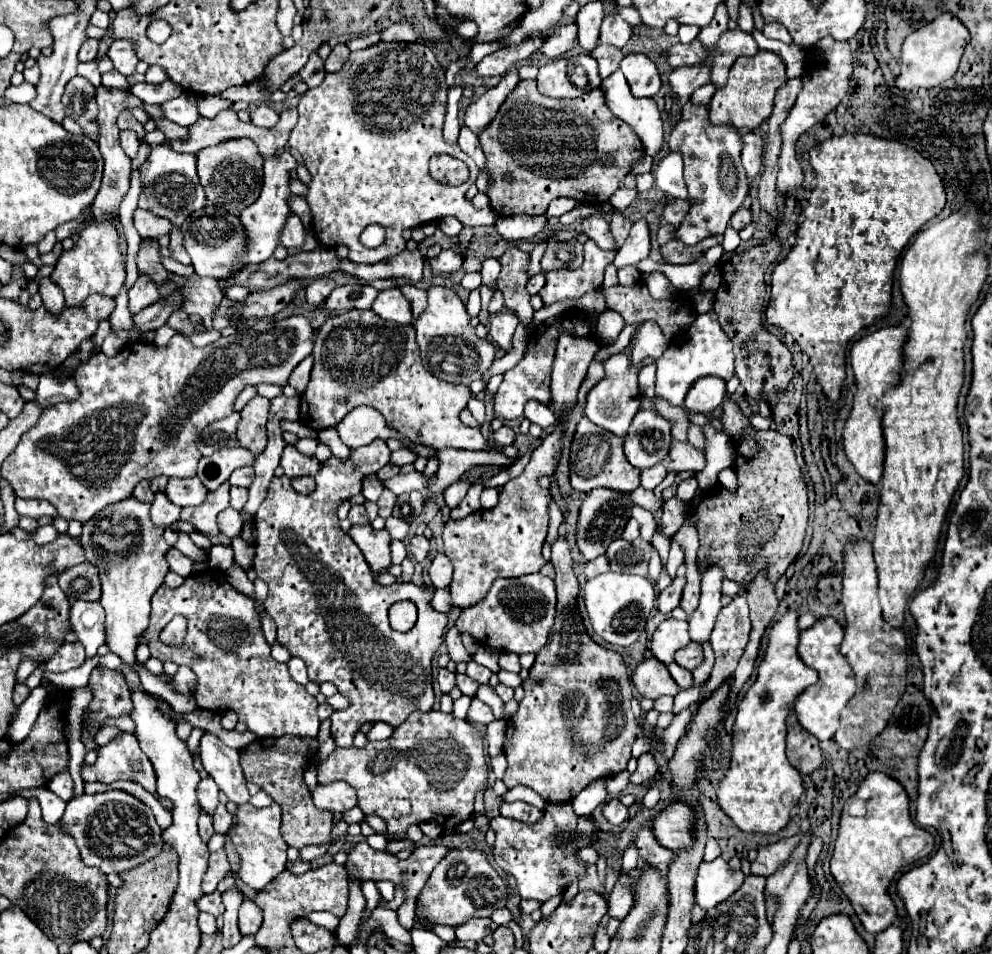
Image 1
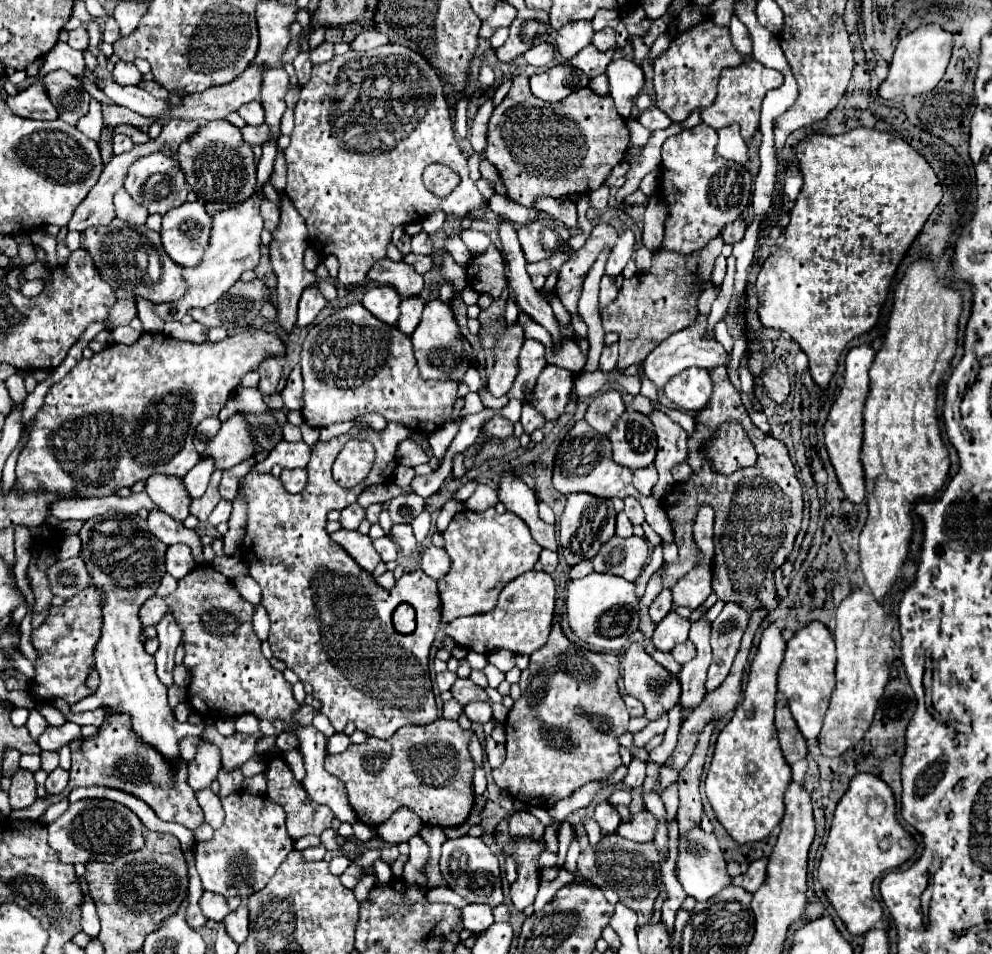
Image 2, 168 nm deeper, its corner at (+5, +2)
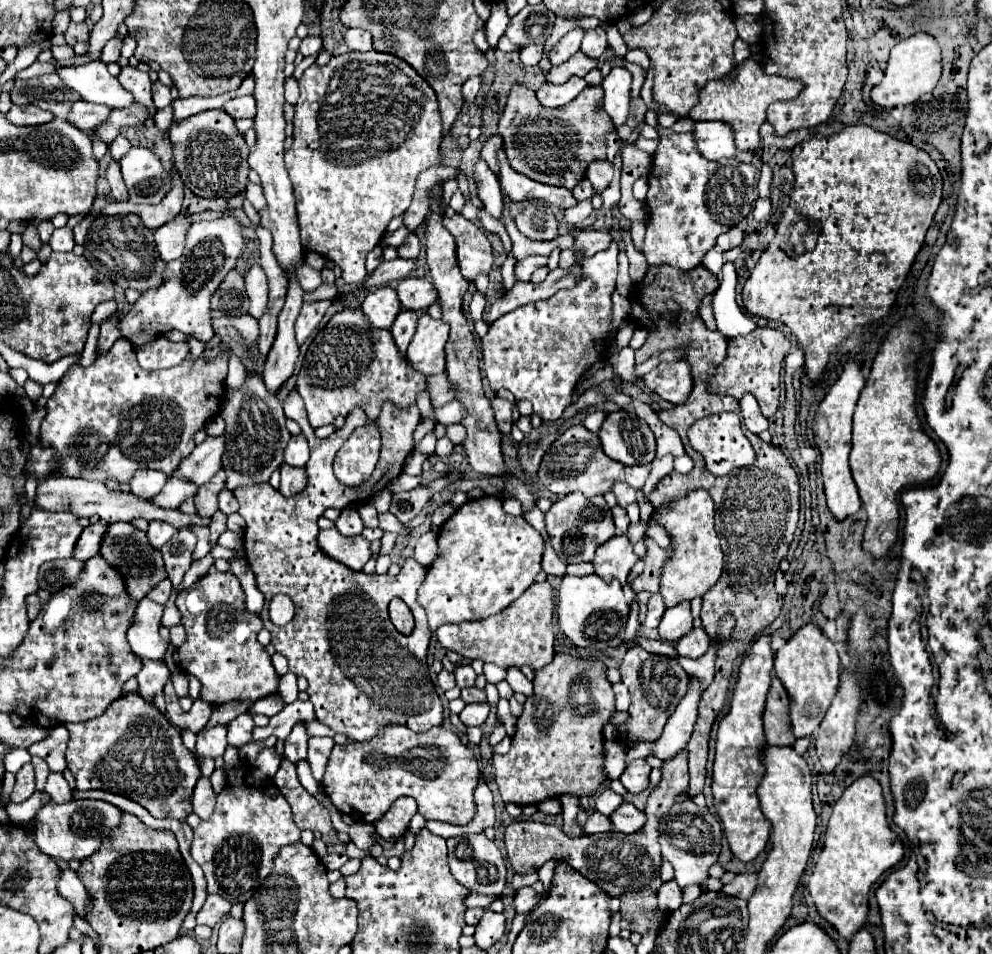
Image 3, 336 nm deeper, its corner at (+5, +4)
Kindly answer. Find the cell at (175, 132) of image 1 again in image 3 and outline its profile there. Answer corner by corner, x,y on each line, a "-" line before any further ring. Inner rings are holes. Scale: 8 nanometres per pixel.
72,102
70,114
68,114
68,122
72,126
76,126
78,130
88,132
90,128
96,128
98,124
102,124
102,120
106,120
106,116
110,114
112,108
106,106
98,106
98,104
84,104
84,102

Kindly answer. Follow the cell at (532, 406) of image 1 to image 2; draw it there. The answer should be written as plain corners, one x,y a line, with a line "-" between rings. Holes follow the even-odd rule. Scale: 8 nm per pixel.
524,402
524,404
522,404
520,422
522,422
522,426
524,426
524,432
526,432
526,434
532,434
534,430
542,428
546,420
542,418
542,414
538,414
538,410
536,410
530,402

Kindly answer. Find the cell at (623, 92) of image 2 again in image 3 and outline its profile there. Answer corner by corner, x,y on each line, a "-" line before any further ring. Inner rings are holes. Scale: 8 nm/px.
612,68
612,72
602,82
604,110
612,118
616,128
622,126
628,118
630,82
632,82
632,74
626,68

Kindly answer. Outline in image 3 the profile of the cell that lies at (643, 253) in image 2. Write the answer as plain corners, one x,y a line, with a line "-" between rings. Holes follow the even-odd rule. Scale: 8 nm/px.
632,220
630,222
630,234
632,234
632,240
634,240
634,246
640,250
642,248
642,236
644,236
646,228
644,228
644,222
642,220

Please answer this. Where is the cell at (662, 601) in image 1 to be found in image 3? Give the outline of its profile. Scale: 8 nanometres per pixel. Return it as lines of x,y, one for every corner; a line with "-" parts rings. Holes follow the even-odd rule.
652,594
650,600
648,600
648,614
646,614
644,626
646,626
646,628
658,628
664,610
666,610
666,606
664,606
662,596
660,596
660,594

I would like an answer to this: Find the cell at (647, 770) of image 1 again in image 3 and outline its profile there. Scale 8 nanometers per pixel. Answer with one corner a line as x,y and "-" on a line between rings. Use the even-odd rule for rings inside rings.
632,760
624,774
620,776
620,782
624,788
632,794
640,794
650,786
650,764
646,760

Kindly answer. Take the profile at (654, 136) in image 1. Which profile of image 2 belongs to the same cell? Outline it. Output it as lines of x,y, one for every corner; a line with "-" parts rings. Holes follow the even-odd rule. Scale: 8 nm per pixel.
606,74
592,78
592,80
590,80
590,84
588,84
588,88
592,88
598,96
608,96
610,86
608,86
608,78
606,78

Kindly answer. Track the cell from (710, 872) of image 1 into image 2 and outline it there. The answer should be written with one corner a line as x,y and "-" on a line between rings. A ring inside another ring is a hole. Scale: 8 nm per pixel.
694,828
690,834
686,834
686,838
680,838
676,866
678,866
678,882
682,884
686,894
692,896
696,902
706,902
732,884
732,876
726,872
726,860
720,852
716,836
704,834
702,828

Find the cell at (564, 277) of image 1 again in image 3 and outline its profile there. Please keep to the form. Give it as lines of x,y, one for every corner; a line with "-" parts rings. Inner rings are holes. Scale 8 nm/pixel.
528,256
520,262
516,262
514,266
514,276
516,276
516,282
530,282
530,276
536,268
540,266
546,266
546,256

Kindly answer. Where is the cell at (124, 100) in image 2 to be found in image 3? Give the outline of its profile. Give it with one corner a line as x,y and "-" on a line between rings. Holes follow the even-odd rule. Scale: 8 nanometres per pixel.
100,60
86,62
82,66
60,66
54,72
60,76
62,84
80,94
80,100
84,102
106,104
110,108
126,108
134,102
130,92
124,92
124,88
108,72
108,68
102,66

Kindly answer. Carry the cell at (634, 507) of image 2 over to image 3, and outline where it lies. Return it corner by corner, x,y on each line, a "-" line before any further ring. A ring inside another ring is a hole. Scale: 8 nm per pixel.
618,482
618,484
614,484
614,486
612,486
612,492
614,492
614,496
616,496
616,500
618,500
620,506
628,506
628,504
636,502
636,498
638,498
636,490
630,488
626,482

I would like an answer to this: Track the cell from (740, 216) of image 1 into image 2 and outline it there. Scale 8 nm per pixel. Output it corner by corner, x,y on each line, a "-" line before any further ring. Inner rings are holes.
736,218
736,222
730,222
722,228
722,240
726,244
736,244
744,238
744,230
746,230
746,222
742,218

